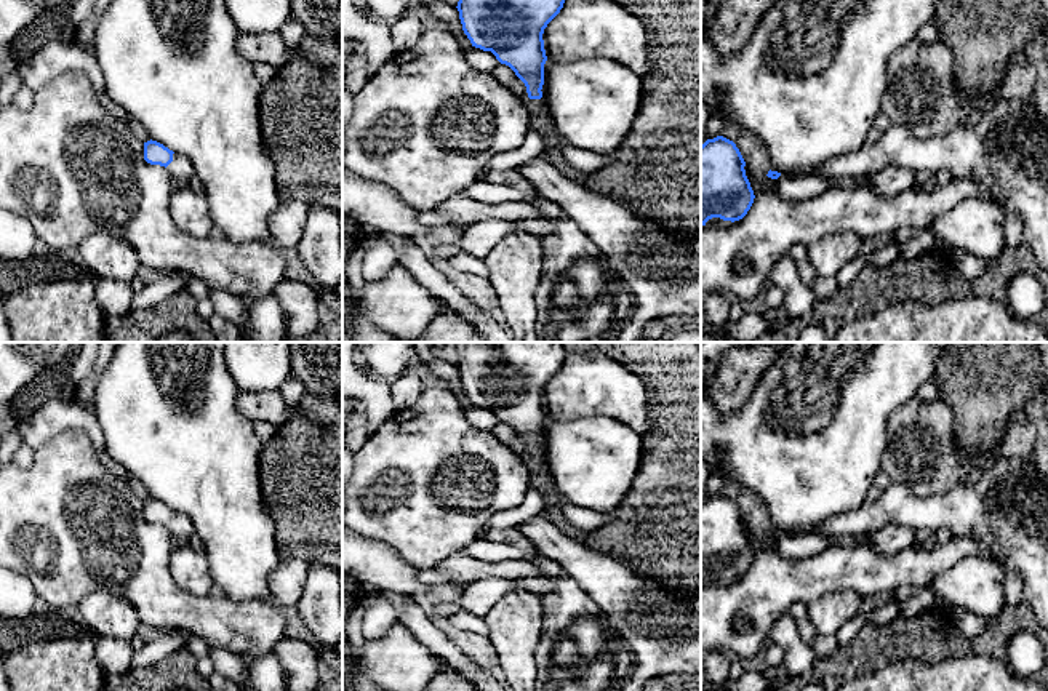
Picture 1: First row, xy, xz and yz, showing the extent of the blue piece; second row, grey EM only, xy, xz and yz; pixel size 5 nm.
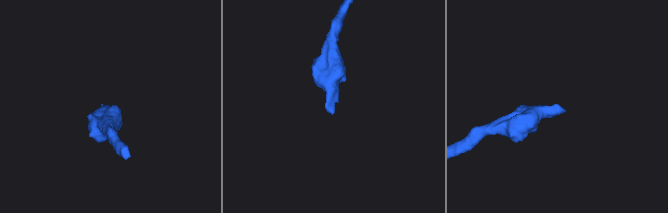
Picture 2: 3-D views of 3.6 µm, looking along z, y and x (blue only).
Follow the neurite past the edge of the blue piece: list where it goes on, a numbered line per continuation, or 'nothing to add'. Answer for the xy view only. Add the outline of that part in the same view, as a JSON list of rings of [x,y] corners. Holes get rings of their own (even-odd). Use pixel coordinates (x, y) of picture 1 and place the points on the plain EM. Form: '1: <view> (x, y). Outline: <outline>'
1: xy (181, 528). Outline: [[[173,512],[173,520],[166,525],[173,539],[187,541],[194,533],[192,520],[179,512]]]

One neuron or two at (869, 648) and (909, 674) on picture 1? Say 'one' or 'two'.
two

